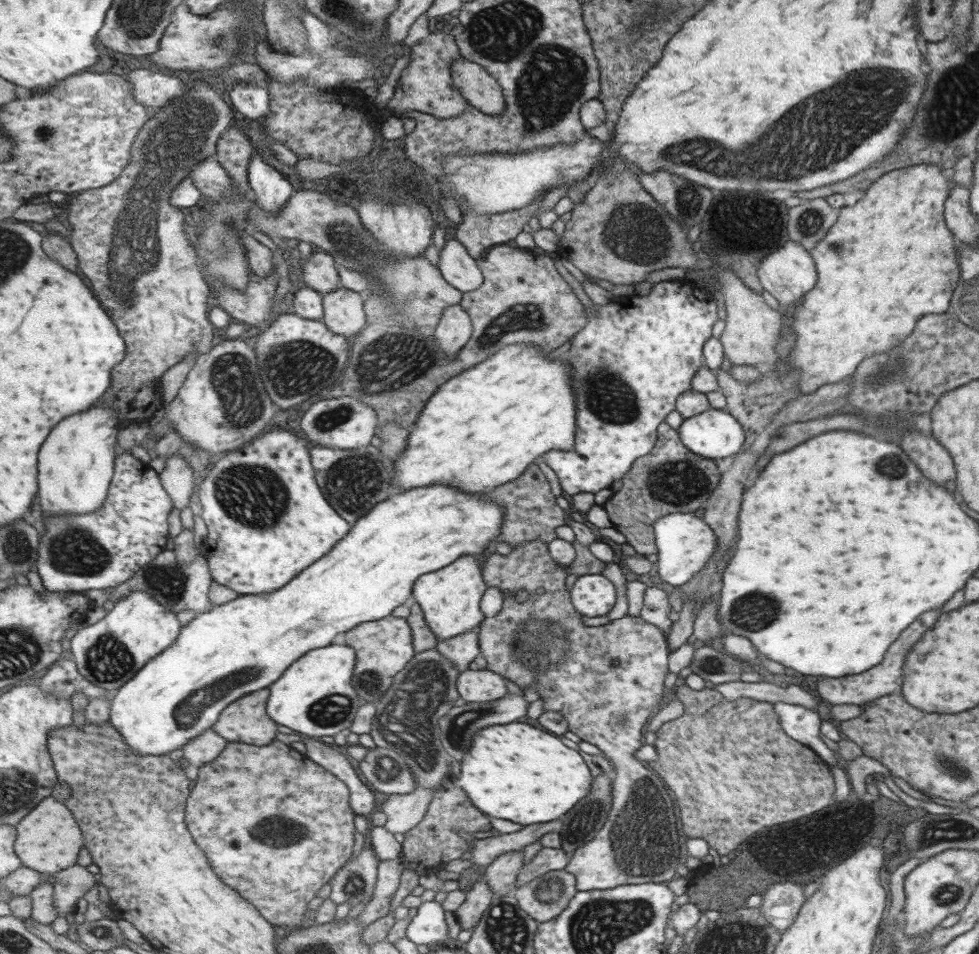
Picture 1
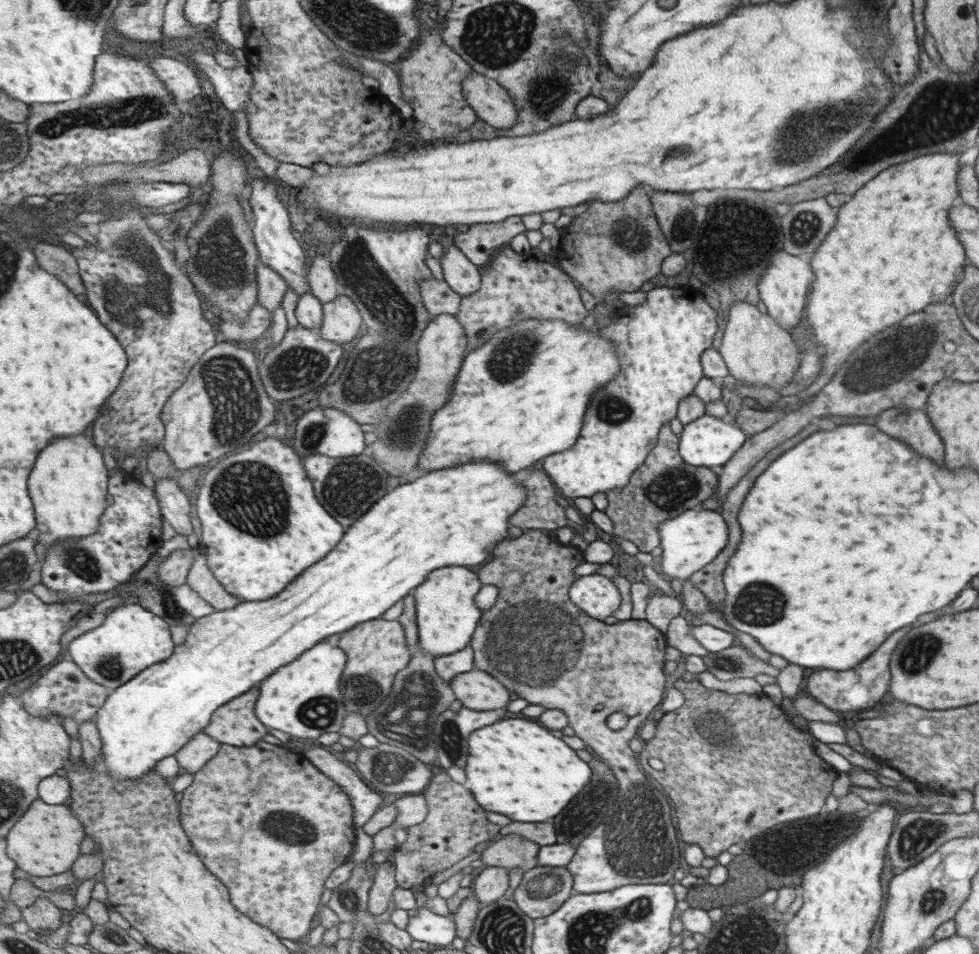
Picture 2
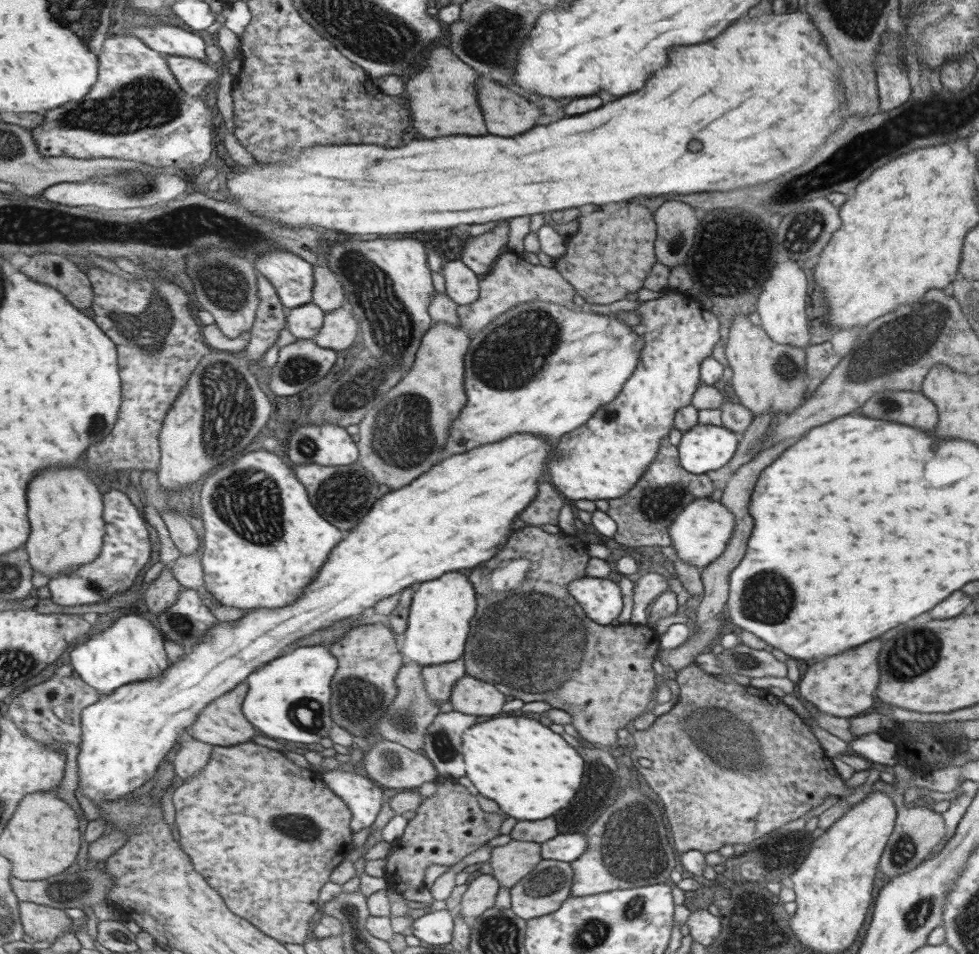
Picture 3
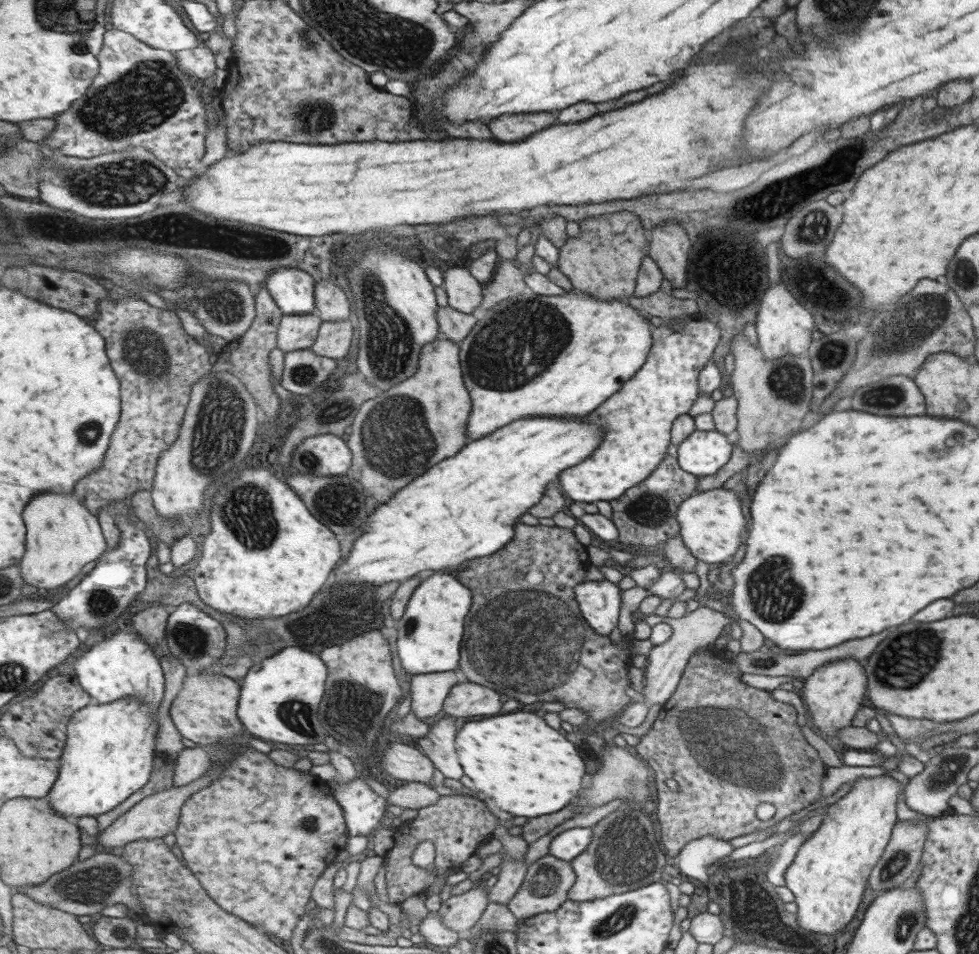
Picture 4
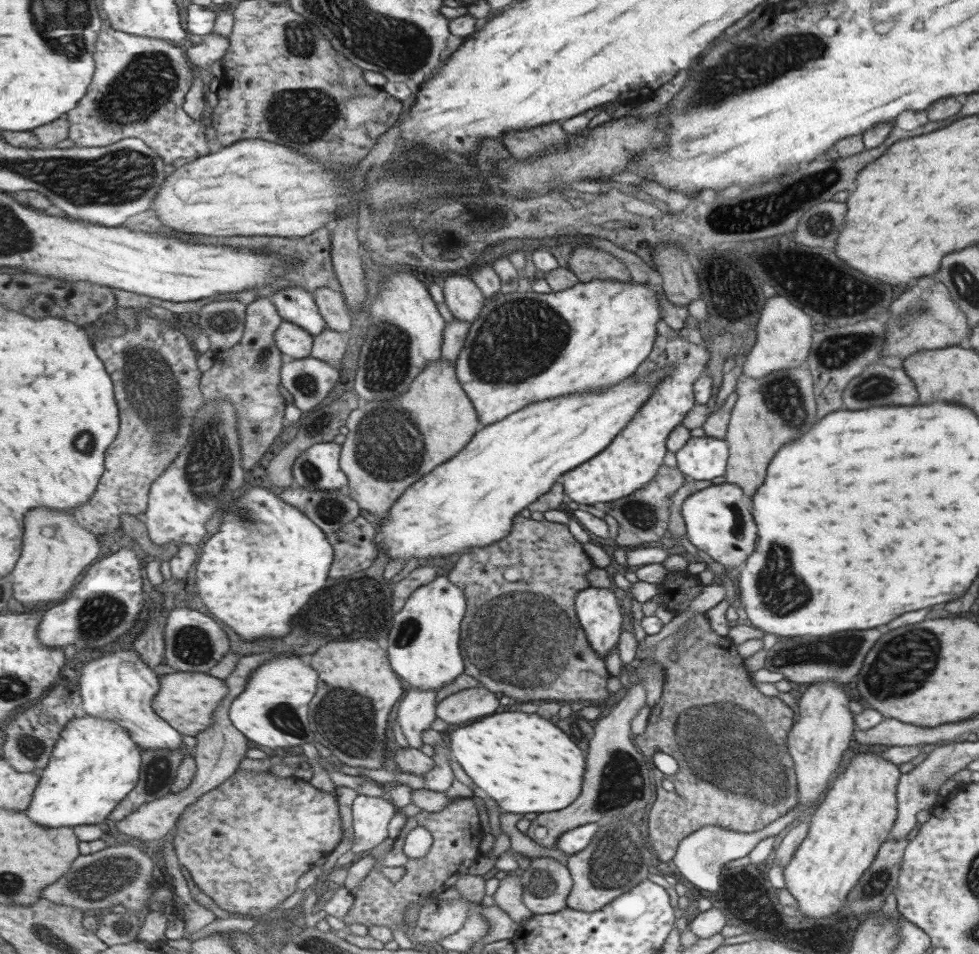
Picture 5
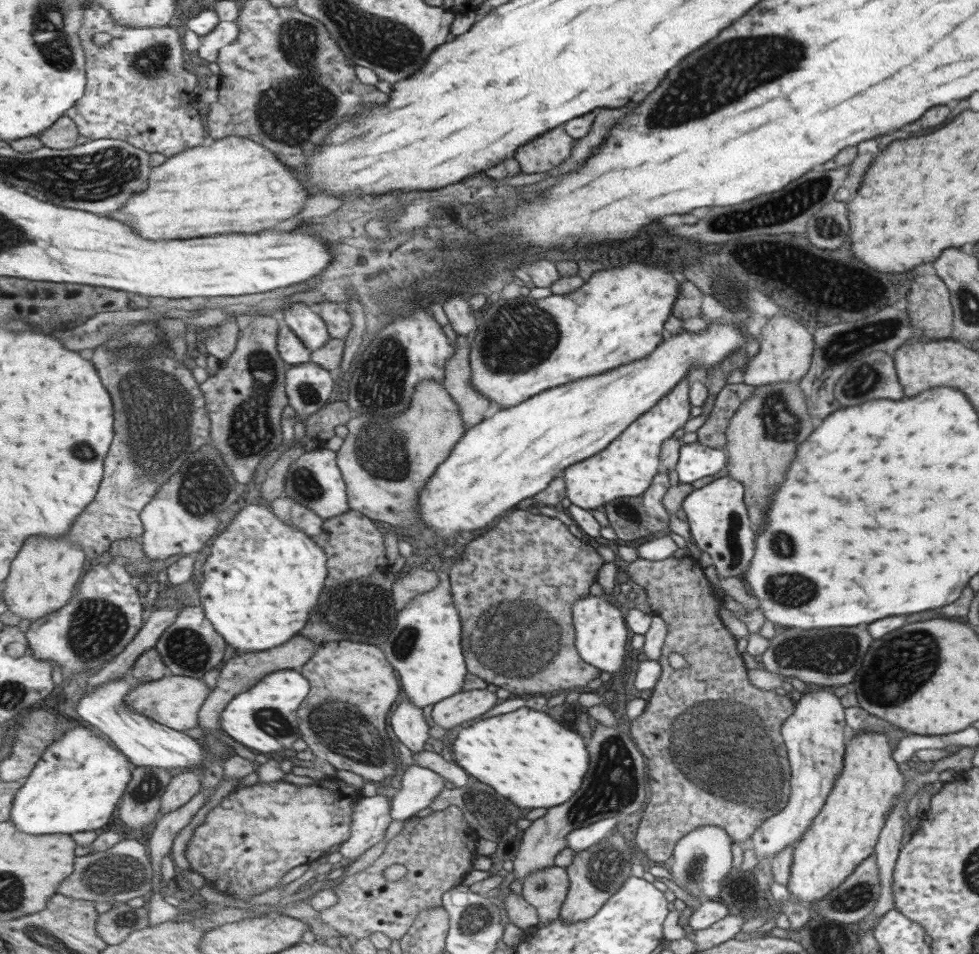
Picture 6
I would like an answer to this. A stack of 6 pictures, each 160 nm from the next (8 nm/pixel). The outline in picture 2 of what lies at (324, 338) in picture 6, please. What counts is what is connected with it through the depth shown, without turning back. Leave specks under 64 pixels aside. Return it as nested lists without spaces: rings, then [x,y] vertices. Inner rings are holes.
[[[255,178],[248,198],[254,212],[253,234],[255,244],[260,252],[260,260],[279,271],[297,296],[311,293],[310,282],[308,281],[307,256],[305,256],[301,241],[297,240],[291,232],[291,216],[289,216],[289,210],[279,196],[277,184]]]

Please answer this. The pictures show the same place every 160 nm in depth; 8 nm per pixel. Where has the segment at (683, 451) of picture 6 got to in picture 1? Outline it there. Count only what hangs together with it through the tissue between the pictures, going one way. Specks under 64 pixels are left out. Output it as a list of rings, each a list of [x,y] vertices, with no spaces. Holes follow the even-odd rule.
[[[707,409],[682,419],[678,437],[683,446],[703,458],[725,458],[745,444],[745,431],[734,415],[722,409]]]

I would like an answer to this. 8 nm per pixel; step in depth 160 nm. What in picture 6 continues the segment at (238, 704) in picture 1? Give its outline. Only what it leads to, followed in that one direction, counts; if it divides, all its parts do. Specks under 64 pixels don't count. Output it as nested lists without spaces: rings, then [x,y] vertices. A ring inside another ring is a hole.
[[[169,674],[168,677],[138,686],[126,696],[126,704],[131,710],[146,715],[155,722],[162,723],[179,732],[185,732],[191,728],[199,728],[198,715],[201,713],[202,707],[206,705],[207,698],[211,693],[211,688],[203,679]]]

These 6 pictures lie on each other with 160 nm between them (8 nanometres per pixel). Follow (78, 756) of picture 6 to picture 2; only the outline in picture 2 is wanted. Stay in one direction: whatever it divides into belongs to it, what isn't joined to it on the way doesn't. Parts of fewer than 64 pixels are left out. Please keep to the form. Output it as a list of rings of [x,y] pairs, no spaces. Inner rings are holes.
[[[477,462],[477,464],[463,464],[463,466],[453,466],[453,468],[445,468],[445,470],[435,470],[429,472],[409,484],[397,486],[391,492],[386,492],[369,510],[367,514],[363,514],[357,522],[353,522],[347,527],[347,538],[343,538],[343,542],[327,556],[323,558],[323,562],[317,562],[311,570],[307,570],[307,574],[303,574],[303,578],[295,580],[295,588],[289,586],[283,594],[279,593],[279,598],[271,598],[264,601],[240,602],[235,608],[215,611],[213,614],[201,617],[197,622],[189,627],[187,638],[184,643],[177,647],[173,656],[167,658],[167,661],[160,662],[158,665],[151,666],[138,677],[133,678],[130,682],[123,684],[119,689],[112,690],[110,698],[105,702],[103,708],[97,712],[95,724],[99,727],[102,739],[102,754],[106,765],[108,766],[107,774],[111,775],[117,782],[129,782],[130,780],[139,780],[143,776],[147,776],[151,769],[155,768],[155,764],[167,756],[175,756],[196,734],[203,733],[210,725],[211,718],[218,713],[227,703],[234,701],[234,698],[249,692],[253,686],[257,686],[259,682],[263,682],[265,678],[269,678],[275,670],[279,670],[281,666],[291,664],[293,660],[297,660],[303,652],[307,652],[309,648],[317,646],[321,640],[339,634],[345,633],[346,630],[353,628],[367,620],[373,621],[373,618],[379,618],[389,606],[393,606],[397,600],[401,600],[403,596],[409,594],[411,588],[417,588],[423,580],[427,578],[435,569],[443,569],[446,566],[473,566],[479,564],[487,558],[487,554],[493,552],[494,546],[501,542],[507,536],[507,529],[510,526],[510,516],[525,502],[526,489],[519,481],[519,474],[511,473],[504,470],[500,464],[489,464],[489,462]]]

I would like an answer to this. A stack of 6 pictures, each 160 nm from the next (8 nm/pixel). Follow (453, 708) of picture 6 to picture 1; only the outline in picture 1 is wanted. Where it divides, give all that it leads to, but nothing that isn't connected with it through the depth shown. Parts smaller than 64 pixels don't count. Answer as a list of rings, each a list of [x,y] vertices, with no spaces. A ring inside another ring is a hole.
[[[465,670],[458,674],[455,689],[465,703],[487,702],[501,698],[505,682],[501,675],[489,670]]]

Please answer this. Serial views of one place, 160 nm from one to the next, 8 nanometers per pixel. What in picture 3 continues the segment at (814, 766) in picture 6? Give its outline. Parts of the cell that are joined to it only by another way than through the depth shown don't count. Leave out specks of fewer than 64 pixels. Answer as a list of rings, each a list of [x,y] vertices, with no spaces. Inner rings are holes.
[[[883,638],[867,642],[867,646],[857,646],[849,652],[839,656],[831,656],[807,668],[801,680],[795,684],[794,692],[811,703],[819,713],[835,718],[859,716],[859,712],[873,706],[873,694],[879,682],[879,668],[877,668],[877,652],[883,644]]]

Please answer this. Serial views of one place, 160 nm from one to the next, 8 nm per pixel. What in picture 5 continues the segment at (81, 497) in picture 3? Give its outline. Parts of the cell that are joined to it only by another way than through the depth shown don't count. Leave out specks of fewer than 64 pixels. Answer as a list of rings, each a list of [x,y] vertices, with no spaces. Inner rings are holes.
[[[35,510],[31,518],[27,518],[27,534],[25,534],[25,554],[19,560],[13,580],[14,598],[23,605],[37,602],[51,602],[65,598],[67,592],[73,590],[79,576],[95,562],[101,554],[99,538],[87,527],[84,527],[71,512],[59,510]]]

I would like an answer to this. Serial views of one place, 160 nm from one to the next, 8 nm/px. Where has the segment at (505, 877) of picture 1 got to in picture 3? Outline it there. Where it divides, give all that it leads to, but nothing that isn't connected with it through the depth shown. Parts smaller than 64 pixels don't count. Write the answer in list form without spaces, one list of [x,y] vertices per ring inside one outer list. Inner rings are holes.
[[[481,873],[467,885],[460,904],[453,913],[459,912],[464,919],[473,921],[484,910],[494,906],[499,887],[500,884],[493,875]]]

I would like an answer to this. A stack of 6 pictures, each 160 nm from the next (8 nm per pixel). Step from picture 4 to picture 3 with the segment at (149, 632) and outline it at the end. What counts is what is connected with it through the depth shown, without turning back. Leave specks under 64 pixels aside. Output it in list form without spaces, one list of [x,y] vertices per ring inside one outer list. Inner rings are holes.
[[[172,564],[166,565],[160,575],[144,589],[144,600],[149,612],[162,613],[173,606],[185,587],[177,580]]]

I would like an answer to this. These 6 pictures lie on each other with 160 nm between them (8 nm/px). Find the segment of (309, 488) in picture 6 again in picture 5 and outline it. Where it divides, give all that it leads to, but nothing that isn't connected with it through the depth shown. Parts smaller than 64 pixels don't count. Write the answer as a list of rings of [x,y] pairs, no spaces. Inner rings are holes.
[[[335,442],[315,444],[302,452],[294,464],[296,486],[311,490],[339,490],[349,479],[342,469],[342,446]]]

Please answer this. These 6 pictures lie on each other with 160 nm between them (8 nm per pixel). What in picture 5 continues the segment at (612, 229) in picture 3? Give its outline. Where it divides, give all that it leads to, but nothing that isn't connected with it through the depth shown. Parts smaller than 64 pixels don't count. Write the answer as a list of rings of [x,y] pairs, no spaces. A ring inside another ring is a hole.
[[[579,245],[572,249],[566,266],[578,278],[579,283],[589,282],[594,278],[630,282],[628,268],[618,258],[591,246]]]

